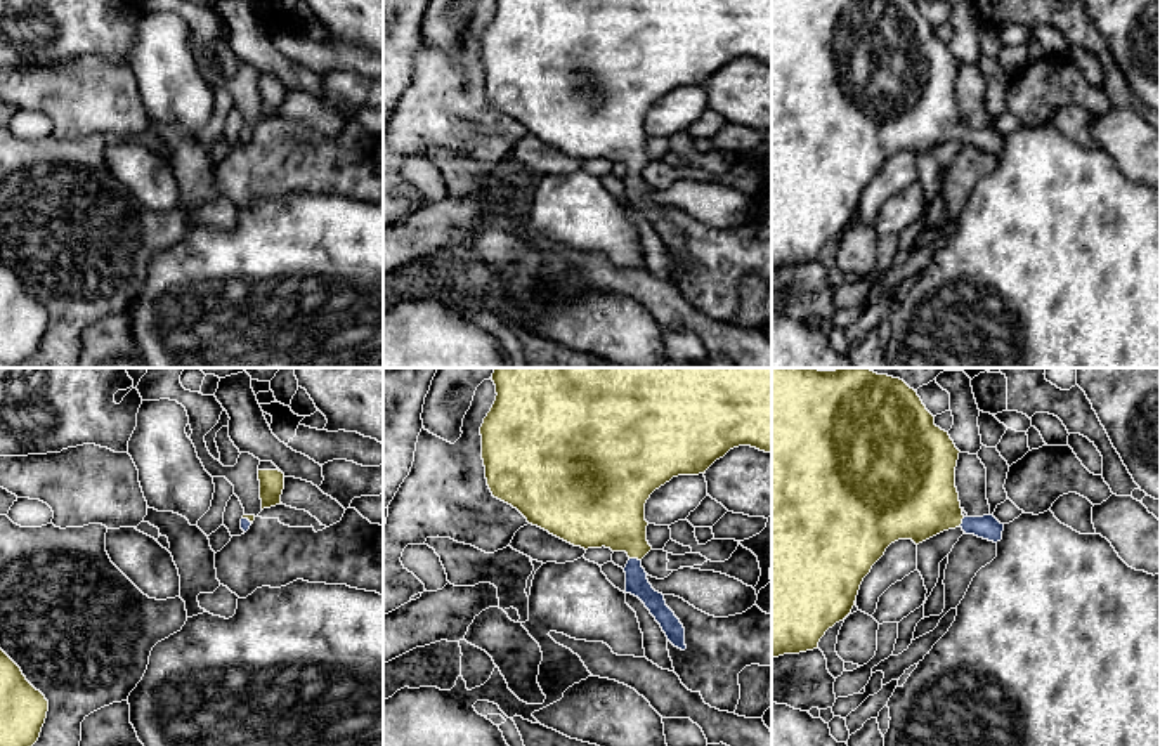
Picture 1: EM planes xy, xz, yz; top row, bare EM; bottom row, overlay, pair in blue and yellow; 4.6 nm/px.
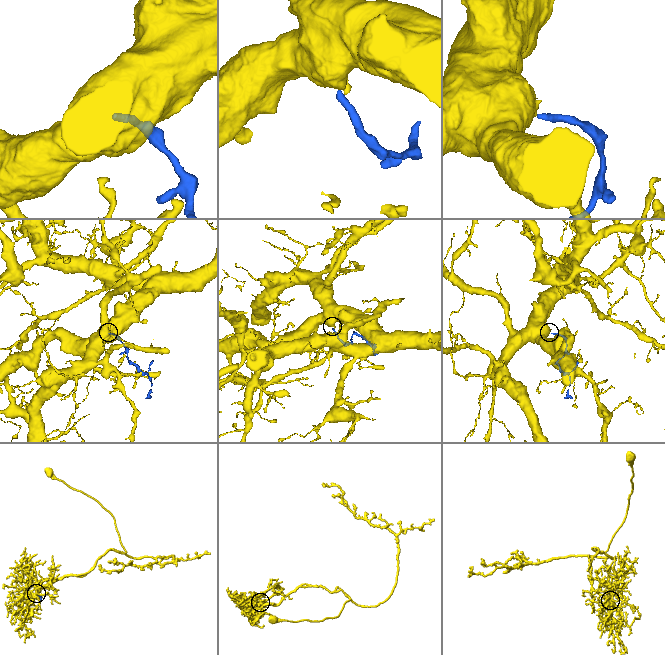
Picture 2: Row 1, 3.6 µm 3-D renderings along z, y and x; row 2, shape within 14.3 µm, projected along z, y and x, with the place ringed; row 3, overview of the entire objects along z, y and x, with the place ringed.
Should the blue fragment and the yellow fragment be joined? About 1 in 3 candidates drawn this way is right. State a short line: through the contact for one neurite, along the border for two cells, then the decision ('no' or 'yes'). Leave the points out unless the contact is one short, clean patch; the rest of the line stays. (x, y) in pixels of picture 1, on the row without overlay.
xz (637, 195), (635, 170), (633, 151), (609, 124) | yes

